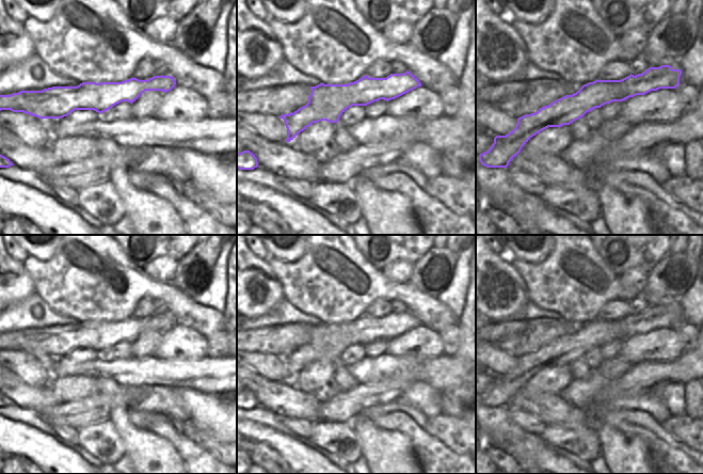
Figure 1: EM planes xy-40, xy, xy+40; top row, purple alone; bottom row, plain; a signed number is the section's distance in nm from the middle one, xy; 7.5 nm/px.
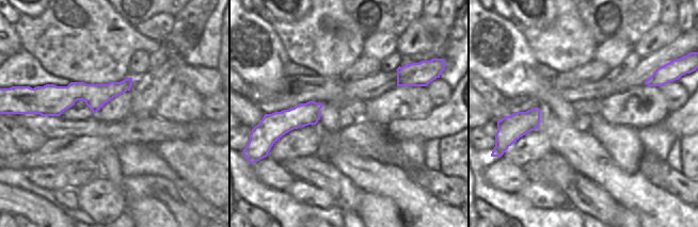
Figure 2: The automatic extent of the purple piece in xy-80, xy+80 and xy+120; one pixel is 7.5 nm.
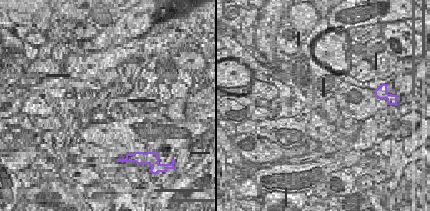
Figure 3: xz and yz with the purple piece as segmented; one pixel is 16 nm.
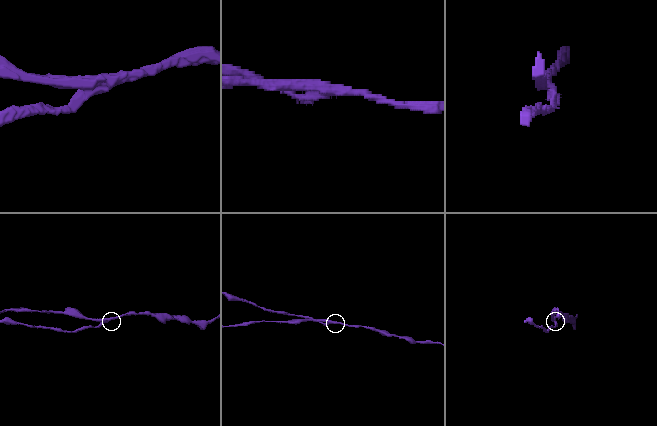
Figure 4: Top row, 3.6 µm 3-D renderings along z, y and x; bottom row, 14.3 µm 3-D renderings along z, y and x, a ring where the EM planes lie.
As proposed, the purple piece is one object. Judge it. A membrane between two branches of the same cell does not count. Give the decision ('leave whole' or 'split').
split

